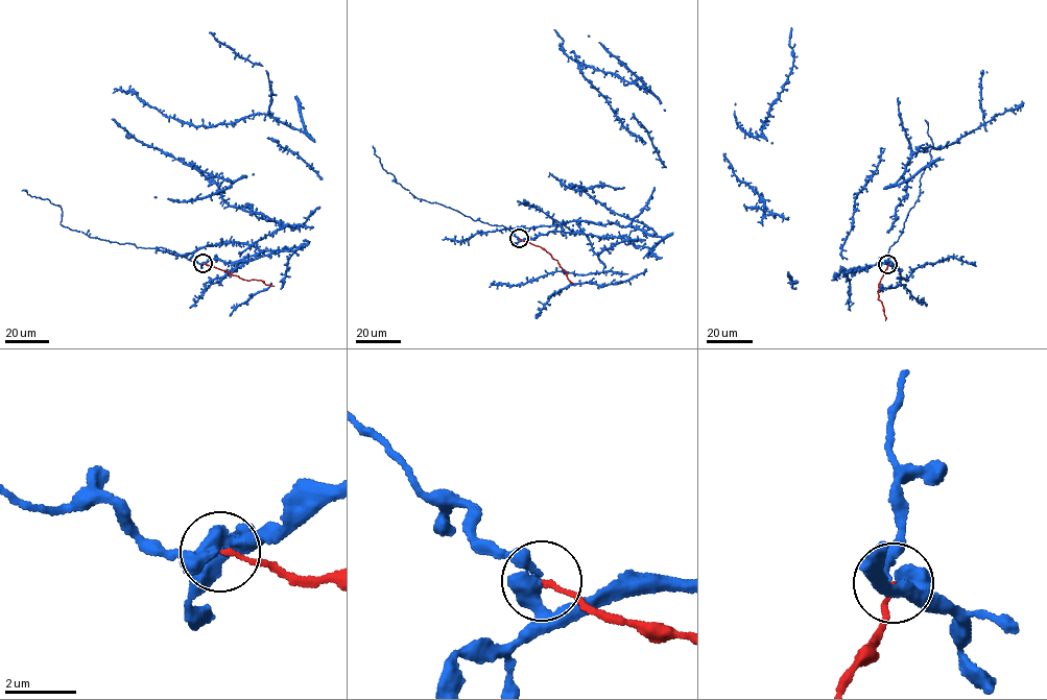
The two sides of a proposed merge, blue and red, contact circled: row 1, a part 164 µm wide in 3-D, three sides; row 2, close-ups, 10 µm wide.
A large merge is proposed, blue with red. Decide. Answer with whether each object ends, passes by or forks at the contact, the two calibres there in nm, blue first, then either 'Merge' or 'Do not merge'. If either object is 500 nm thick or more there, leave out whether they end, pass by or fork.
At the ring blue passes by. At the ring red ends. Thickness 240 nm (blue) against 120 nm. Merge

